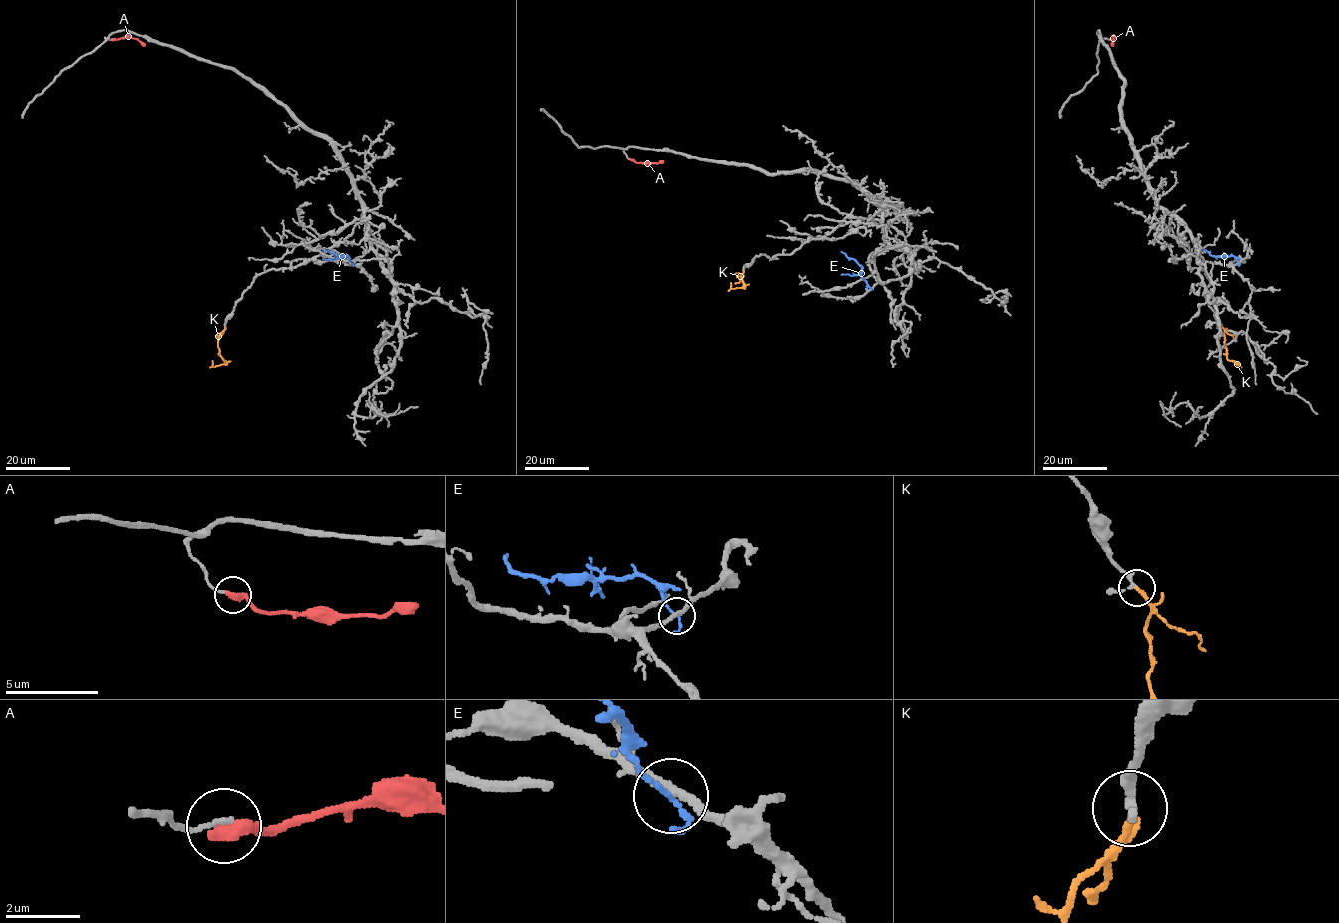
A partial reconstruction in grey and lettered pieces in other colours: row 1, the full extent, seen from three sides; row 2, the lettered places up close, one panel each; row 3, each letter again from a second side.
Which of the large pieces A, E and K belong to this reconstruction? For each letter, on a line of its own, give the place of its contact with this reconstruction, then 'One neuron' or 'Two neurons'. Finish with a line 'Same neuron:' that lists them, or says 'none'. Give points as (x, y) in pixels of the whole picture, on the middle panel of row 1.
A: Touches grey at (631, 159). Two neurons
E: Touches grey at (871, 288). Two neurons
K: Touches grey at (743, 271). One neuron
Same neuron: K

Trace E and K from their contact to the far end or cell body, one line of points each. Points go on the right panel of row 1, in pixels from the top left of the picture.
E: (1239, 263), (1232, 255), (1213, 256), (1201, 250)
K: (1222, 327), (1226, 358), (1239, 367), (1233, 360)

